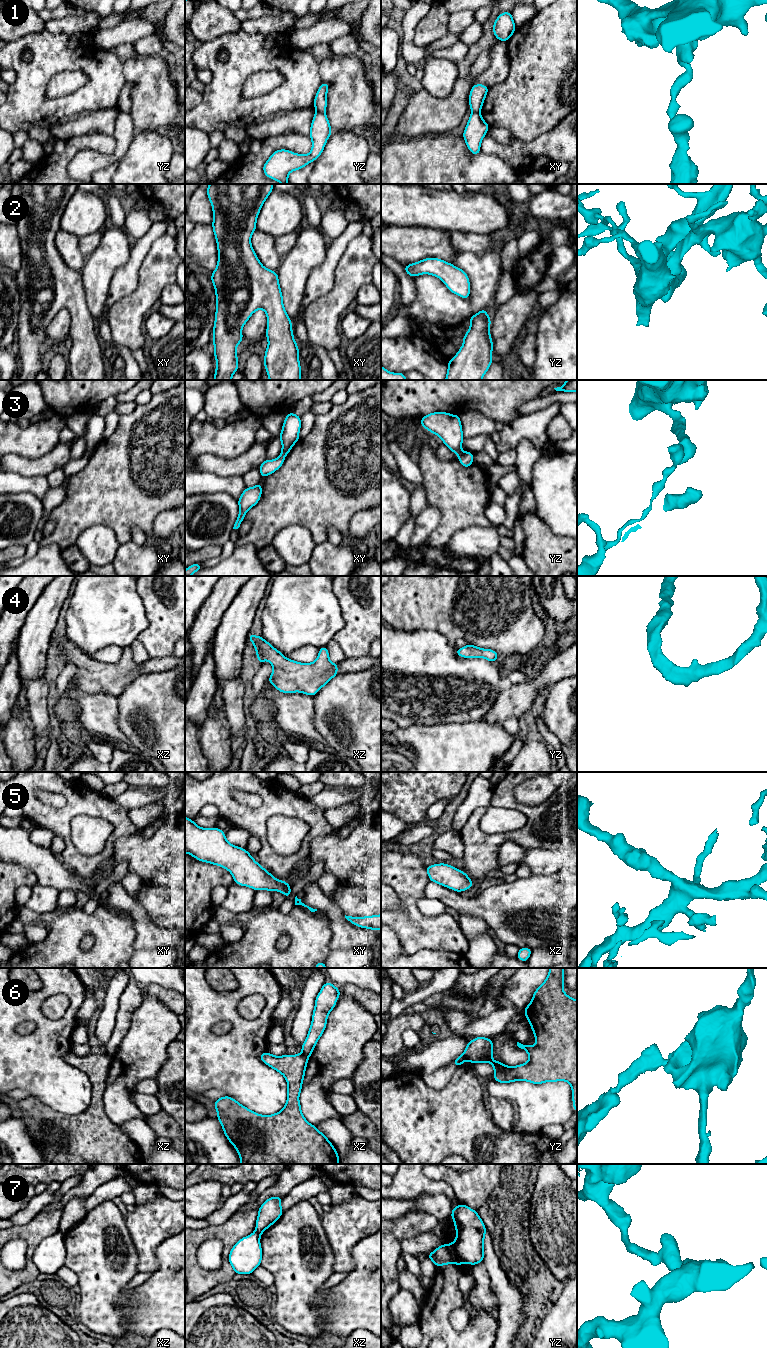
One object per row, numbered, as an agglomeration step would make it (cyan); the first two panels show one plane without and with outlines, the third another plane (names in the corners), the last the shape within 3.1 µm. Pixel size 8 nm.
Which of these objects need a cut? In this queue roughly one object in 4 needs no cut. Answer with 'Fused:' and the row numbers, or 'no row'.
Fused: 1, 3, 6, 7

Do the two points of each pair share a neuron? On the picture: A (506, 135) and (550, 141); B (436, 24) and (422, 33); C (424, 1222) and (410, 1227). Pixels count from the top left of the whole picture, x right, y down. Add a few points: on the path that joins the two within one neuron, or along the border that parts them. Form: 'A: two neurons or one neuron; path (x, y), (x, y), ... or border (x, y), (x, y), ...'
A: two neurons; border (489, 135), (502, 143), (508, 143), (513, 137)
B: one neuron; path (433, 25), (425, 33)
C: one neuron; path (421, 1222), (413, 1224)

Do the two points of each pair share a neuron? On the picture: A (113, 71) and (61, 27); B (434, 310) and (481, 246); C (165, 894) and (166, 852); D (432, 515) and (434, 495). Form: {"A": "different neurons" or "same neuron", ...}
{"A": "different neurons", "B": "different neurons", "C": "different neurons", "D": "different neurons"}

